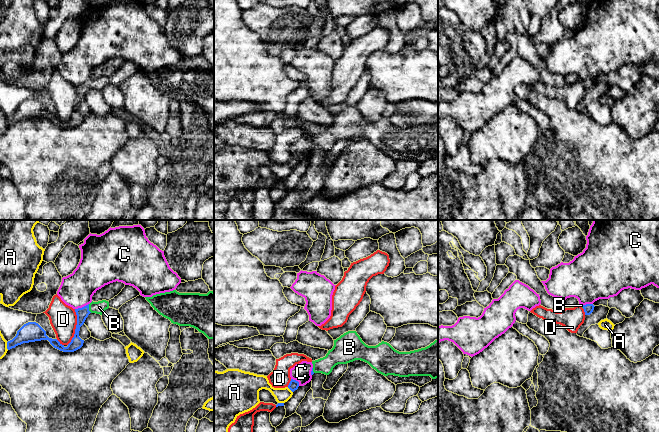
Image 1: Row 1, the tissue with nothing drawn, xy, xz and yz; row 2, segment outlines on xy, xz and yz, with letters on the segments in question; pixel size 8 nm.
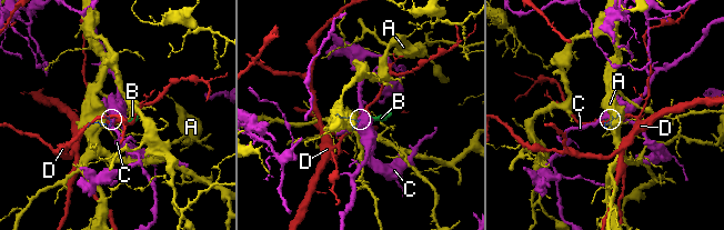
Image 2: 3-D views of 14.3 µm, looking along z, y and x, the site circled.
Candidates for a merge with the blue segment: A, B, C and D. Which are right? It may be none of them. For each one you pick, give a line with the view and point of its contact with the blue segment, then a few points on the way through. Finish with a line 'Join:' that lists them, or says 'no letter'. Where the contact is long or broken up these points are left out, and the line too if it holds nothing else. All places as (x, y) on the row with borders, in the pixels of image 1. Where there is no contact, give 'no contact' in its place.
B: meets blue in xy at (88, 308); runs through xy (82, 313), (88, 308), (99, 307)
Join: B

